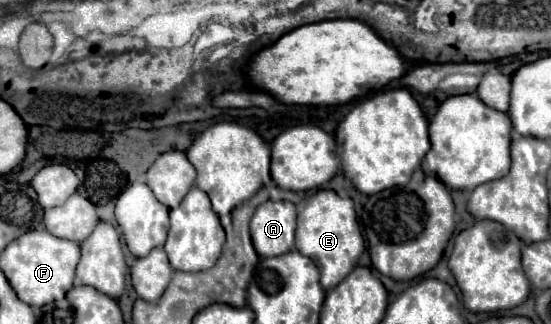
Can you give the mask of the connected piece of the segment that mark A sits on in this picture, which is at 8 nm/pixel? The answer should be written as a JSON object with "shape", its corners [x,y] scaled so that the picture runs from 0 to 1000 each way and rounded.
{"shape":[[[526,620],[475,627],[454,682],[454,725],[465,781],[472,793],[523,781],[534,756],[534,707],[537,707],[534,627]]]}

